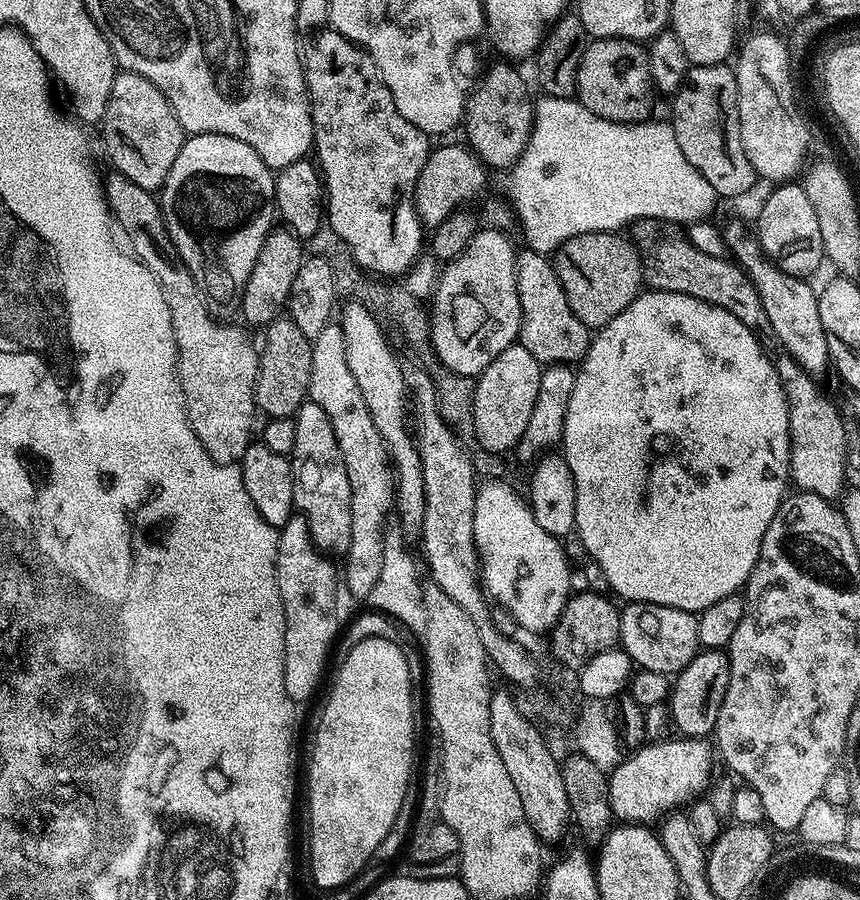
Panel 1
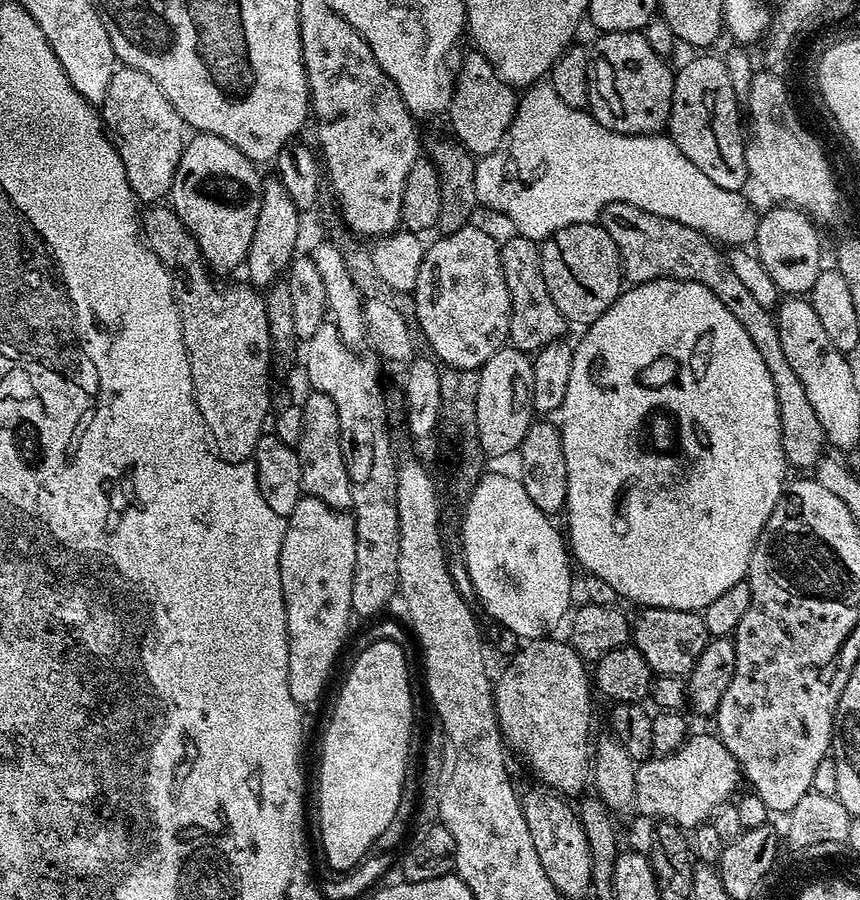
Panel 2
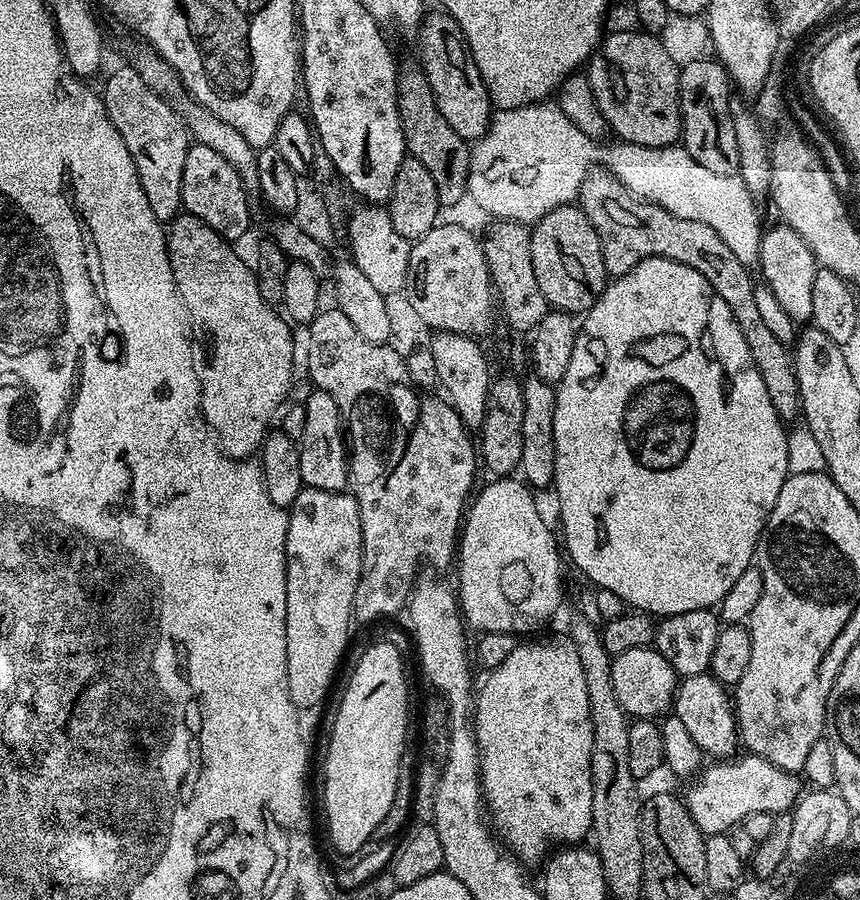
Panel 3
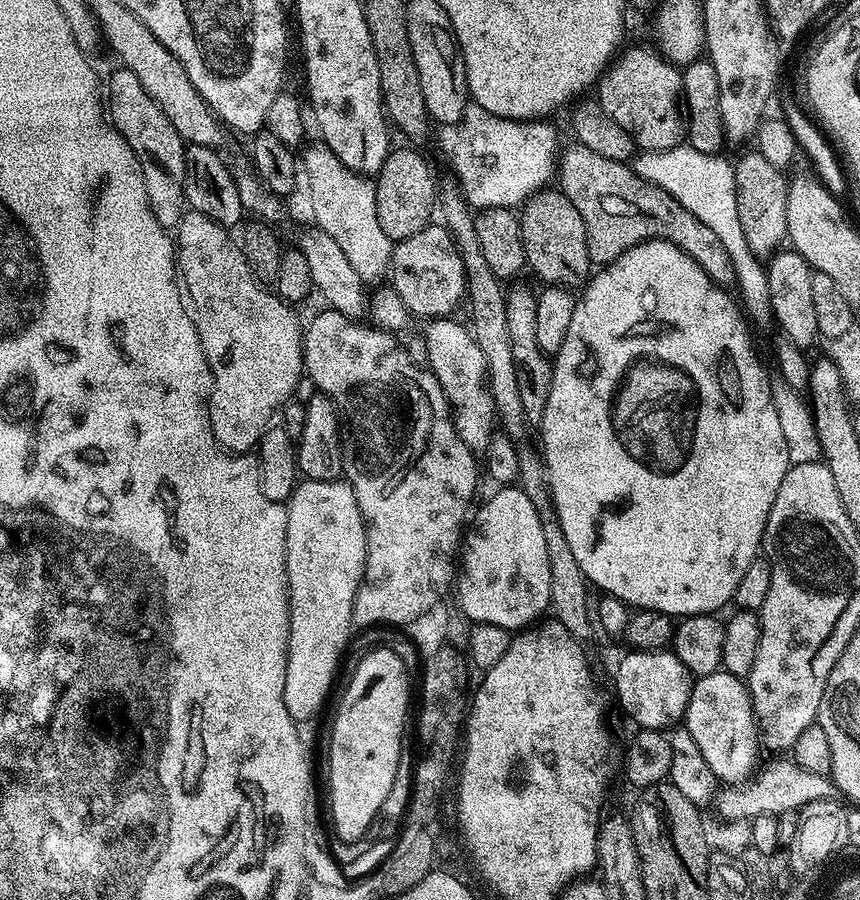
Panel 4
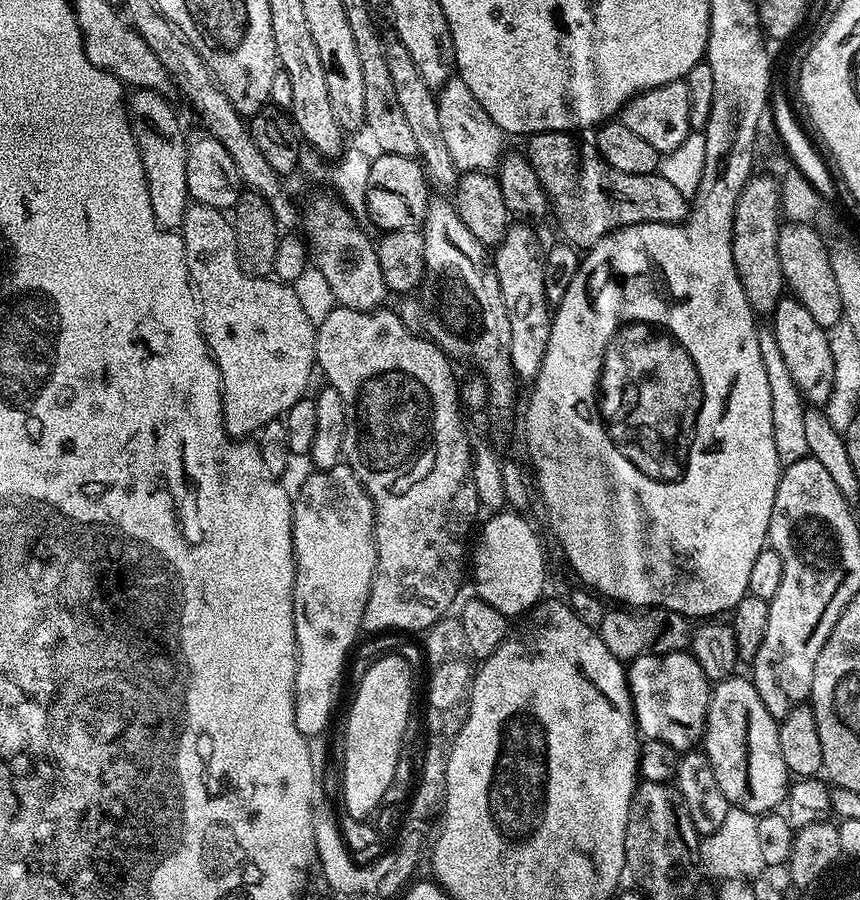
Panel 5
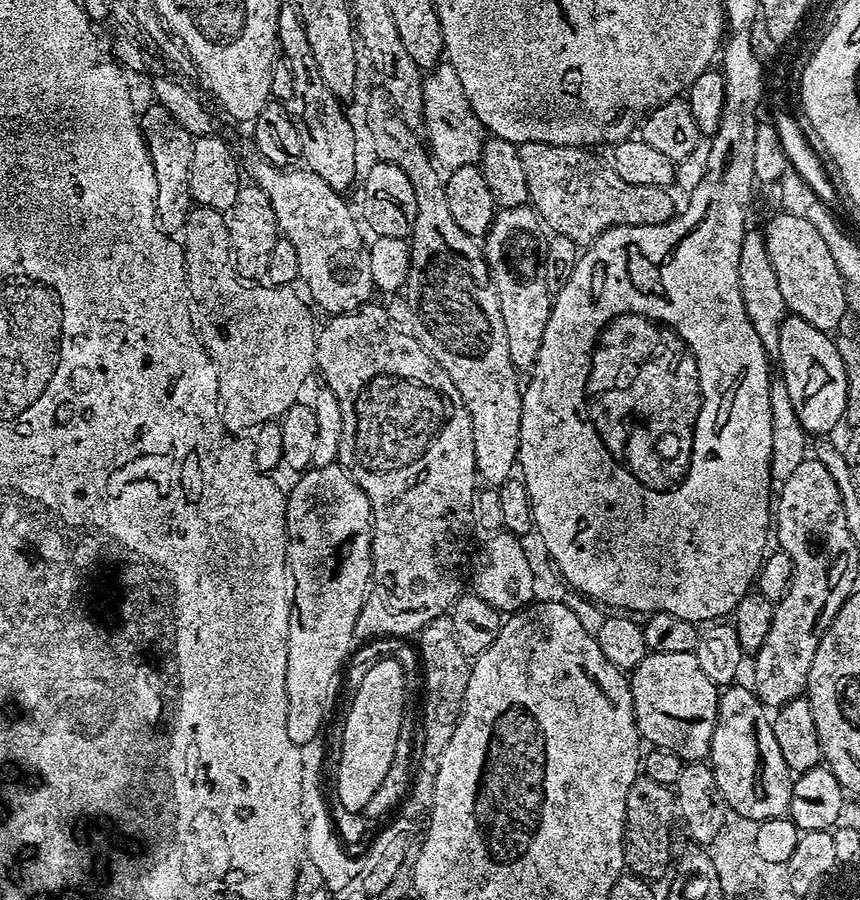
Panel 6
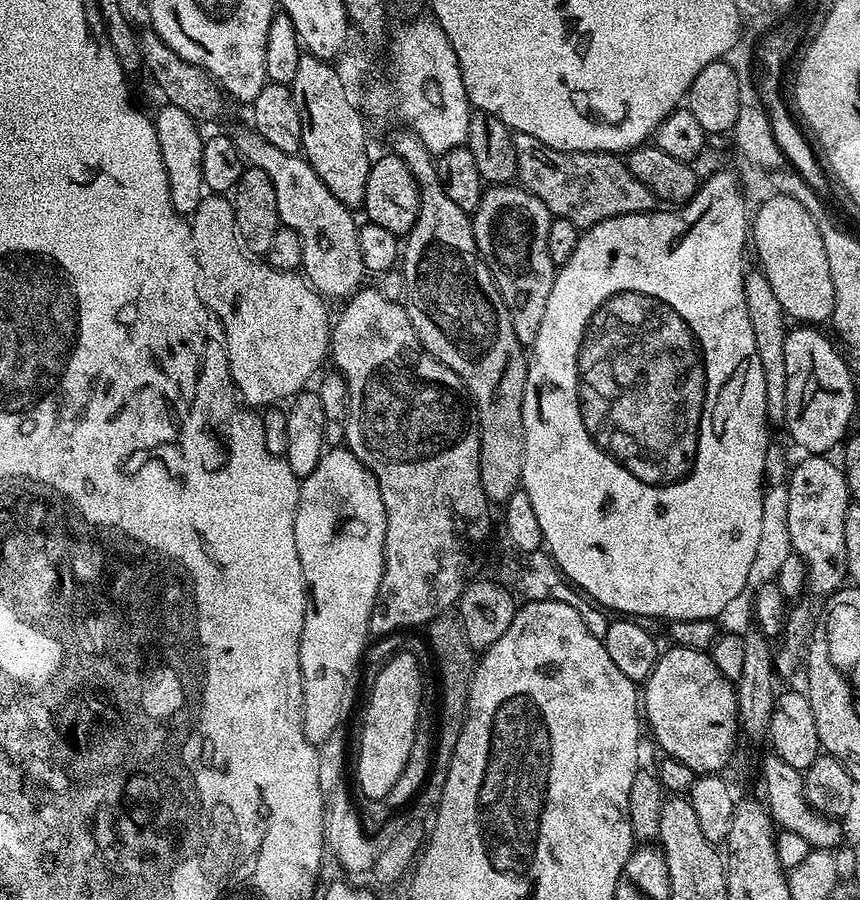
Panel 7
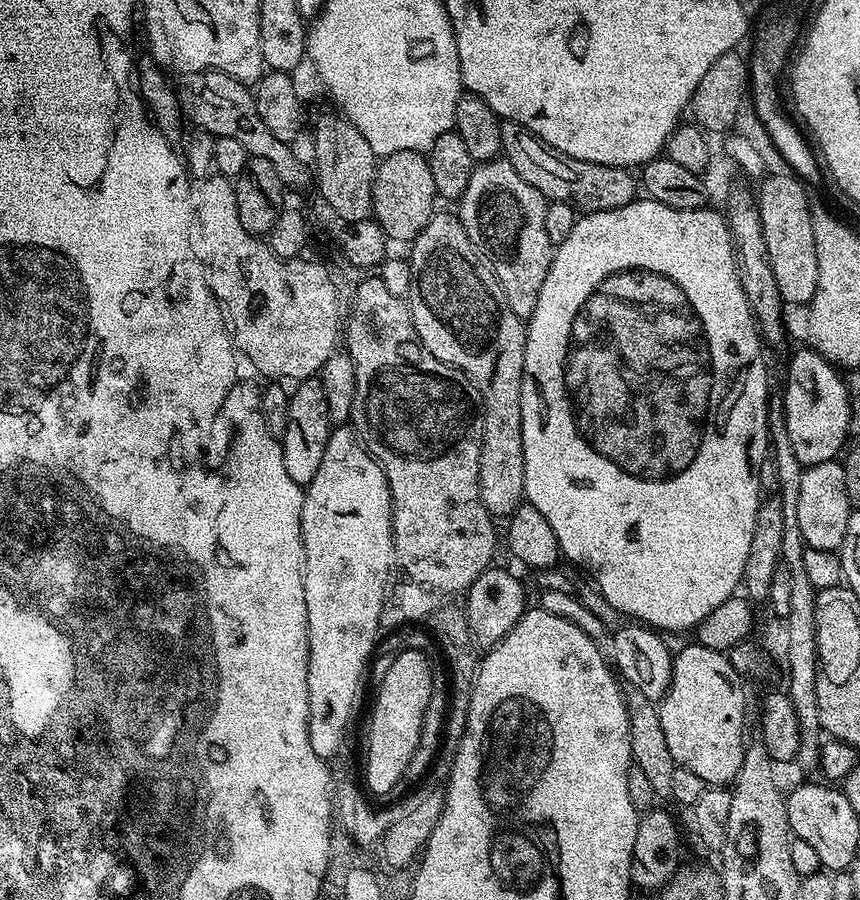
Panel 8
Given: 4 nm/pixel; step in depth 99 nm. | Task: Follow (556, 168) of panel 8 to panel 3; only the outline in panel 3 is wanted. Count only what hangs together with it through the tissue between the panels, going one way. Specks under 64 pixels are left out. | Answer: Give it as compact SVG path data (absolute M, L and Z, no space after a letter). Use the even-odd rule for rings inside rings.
M607 170L589 172L580 187L578 206L586 218L590 218L590 226L594 226L602 242L604 265L609 277L624 276L638 266L638 262L655 256L670 258L698 270L698 274L710 282L718 298L730 306L742 330L742 338L746 338L746 346L750 346L750 358L762 374L762 382L766 382L766 394L770 394L770 402L774 402L774 410L780 415L781 421L789 422L801 415L800 391L789 347L778 342L778 338L774 338L773 332L764 325L758 305L754 302L756 284L748 277L751 276L749 269L738 262L734 250L730 250L730 246L718 238L715 230L710 230L706 222L678 218L678 214L670 214L670 210L640 199Z

